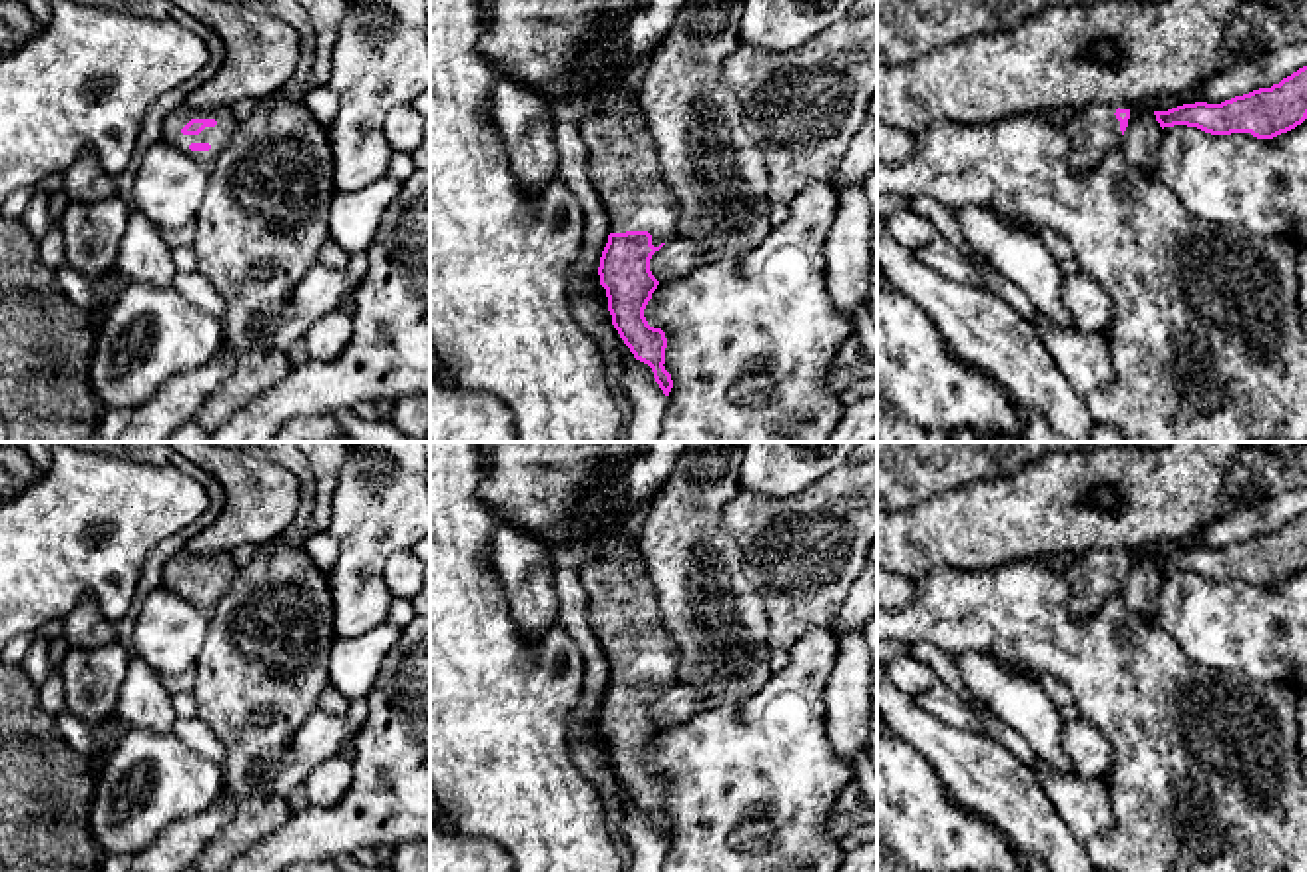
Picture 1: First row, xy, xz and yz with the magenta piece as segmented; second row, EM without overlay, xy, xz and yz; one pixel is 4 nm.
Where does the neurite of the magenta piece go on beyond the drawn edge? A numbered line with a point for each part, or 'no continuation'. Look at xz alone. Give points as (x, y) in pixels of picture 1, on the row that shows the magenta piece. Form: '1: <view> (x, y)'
1: xz (624, 168)

